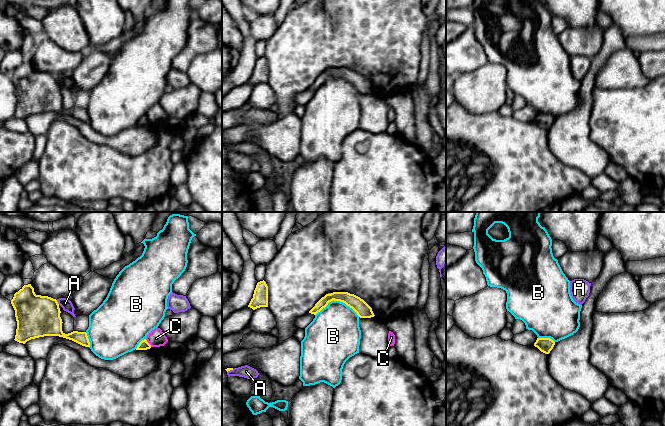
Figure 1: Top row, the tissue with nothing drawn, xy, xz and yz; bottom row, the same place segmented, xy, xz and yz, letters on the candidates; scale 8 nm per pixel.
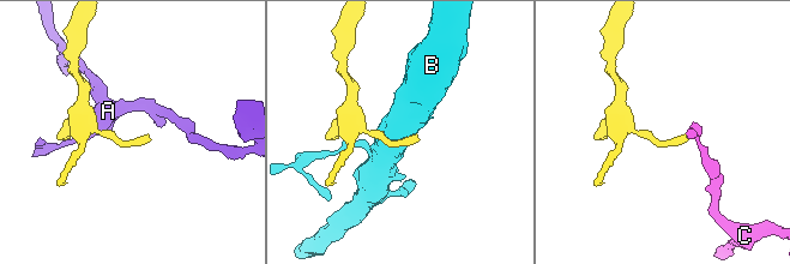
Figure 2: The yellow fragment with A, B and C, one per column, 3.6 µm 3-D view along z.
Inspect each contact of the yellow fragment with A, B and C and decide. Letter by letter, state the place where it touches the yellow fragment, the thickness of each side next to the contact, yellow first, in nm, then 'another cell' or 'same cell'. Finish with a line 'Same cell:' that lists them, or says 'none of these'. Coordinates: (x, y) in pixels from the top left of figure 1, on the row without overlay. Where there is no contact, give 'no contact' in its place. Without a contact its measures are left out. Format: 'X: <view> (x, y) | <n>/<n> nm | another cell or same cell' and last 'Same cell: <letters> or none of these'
A: xy (57, 78) | 340/90 nm | another cell
B: xz (337, 76) | 120/400 nm | another cell
C: xy (148, 119) | 80/140 nm | another cell
Same cell: none of these

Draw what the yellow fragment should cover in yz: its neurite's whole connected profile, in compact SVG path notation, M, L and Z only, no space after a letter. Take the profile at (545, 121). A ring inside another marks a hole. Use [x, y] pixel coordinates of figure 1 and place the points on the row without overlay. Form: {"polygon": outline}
{"polygon": "M537 114L536 118L534 119L534 122L545 130L549 130L554 121L555 118L550 114Z"}

